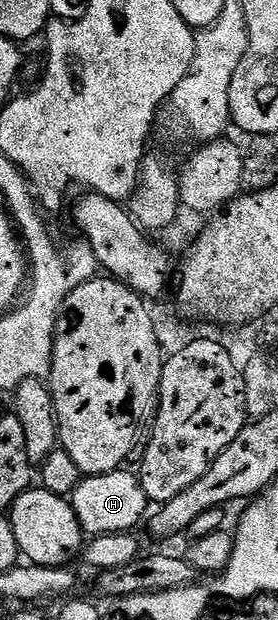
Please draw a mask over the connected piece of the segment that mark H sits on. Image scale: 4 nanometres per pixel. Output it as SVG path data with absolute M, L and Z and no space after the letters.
M127 468L84 477L71 493L69 501L84 535L87 536L125 534L134 531L136 529L134 526L142 520L143 513L145 518L149 510L145 488L141 488L138 473L131 471L130 474Z

